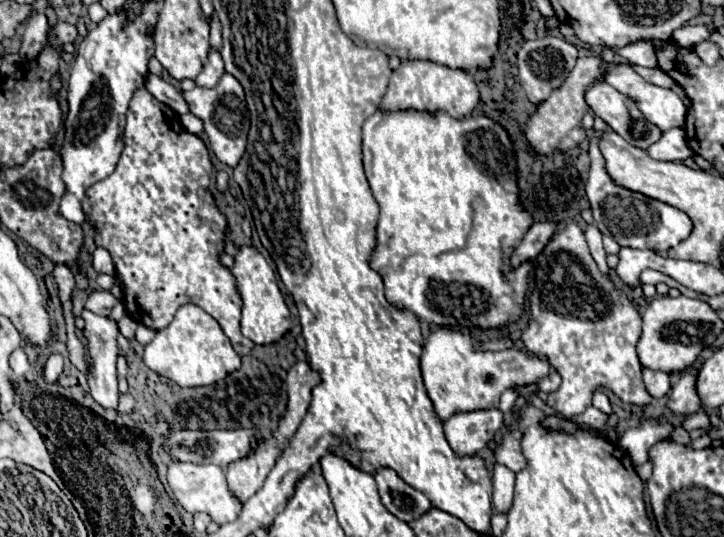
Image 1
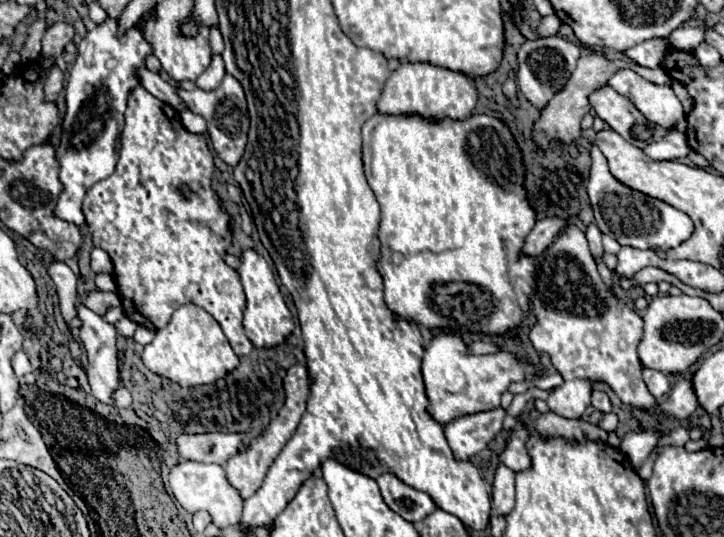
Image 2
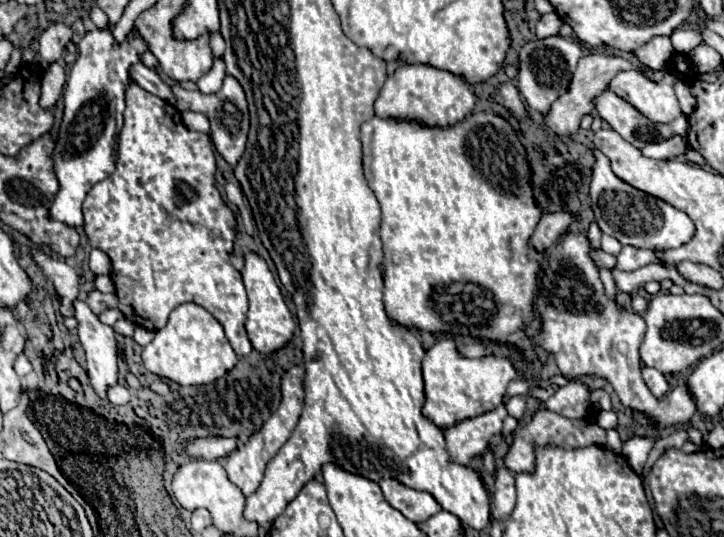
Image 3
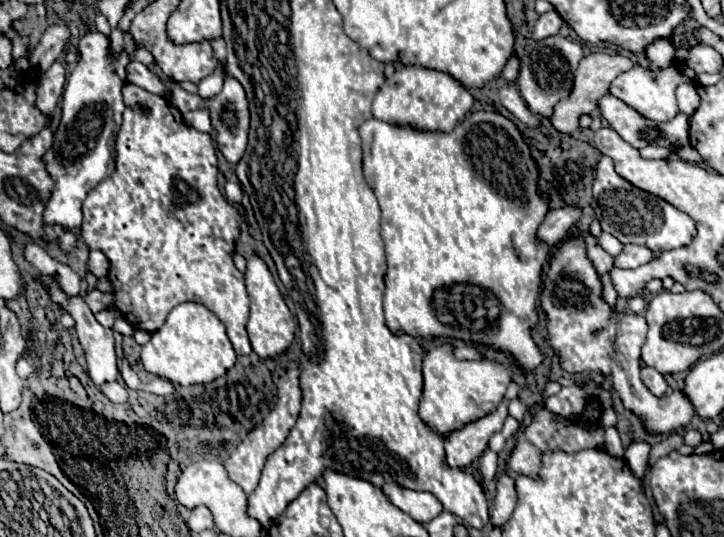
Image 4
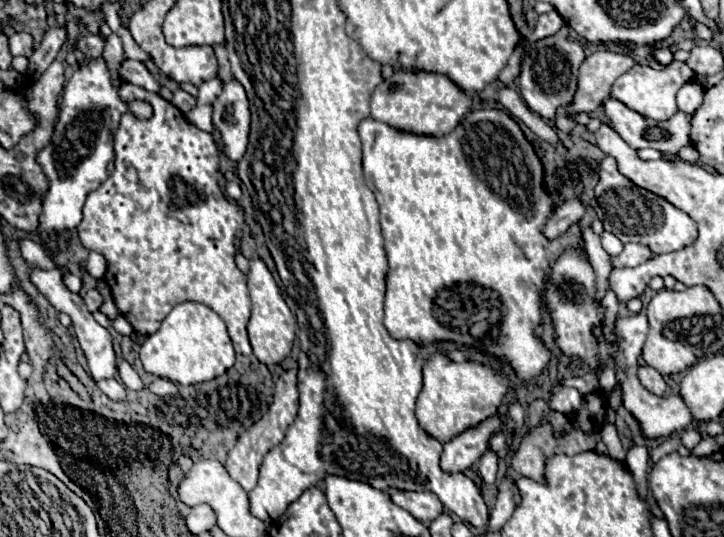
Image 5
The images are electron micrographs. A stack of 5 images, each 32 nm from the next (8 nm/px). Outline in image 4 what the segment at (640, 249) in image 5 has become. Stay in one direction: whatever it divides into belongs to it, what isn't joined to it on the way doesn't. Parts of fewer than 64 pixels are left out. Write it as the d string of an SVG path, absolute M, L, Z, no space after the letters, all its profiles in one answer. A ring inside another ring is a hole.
M626 244L624 250L616 258L616 266L618 268L638 268L650 260L654 260L654 254L648 248Z

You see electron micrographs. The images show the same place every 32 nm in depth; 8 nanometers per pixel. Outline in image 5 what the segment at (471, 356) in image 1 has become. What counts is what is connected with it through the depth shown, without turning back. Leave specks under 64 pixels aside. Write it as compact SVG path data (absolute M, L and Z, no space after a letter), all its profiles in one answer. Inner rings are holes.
M438 350L424 362L424 386L416 402L418 422L430 436L446 442L462 430L492 416L504 398L506 388L506 374L496 372L492 366L480 362L454 362L446 352Z

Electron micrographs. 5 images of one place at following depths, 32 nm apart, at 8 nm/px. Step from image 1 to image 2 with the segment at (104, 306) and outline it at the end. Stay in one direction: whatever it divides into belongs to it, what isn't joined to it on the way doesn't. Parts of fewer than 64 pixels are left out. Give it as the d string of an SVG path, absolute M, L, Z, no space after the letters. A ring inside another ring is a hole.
M94 290L88 294L84 306L90 308L92 312L103 316L112 307L120 305L120 299L114 292L100 292L100 290Z

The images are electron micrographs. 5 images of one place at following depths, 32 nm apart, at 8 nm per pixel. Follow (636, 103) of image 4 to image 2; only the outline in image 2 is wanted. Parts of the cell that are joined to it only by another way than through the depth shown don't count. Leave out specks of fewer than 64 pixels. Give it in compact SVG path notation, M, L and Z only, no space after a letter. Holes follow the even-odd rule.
M620 68L612 74L608 84L620 94L628 96L650 122L660 124L666 130L674 128L676 122L686 116L682 102L676 98L670 86L656 86L630 68Z

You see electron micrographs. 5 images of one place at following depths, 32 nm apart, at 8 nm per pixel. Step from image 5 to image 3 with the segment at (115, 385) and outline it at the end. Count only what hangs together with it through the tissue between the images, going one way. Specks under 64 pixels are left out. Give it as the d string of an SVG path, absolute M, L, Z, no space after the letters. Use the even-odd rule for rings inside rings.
M116 384L114 388L108 390L108 398L110 398L110 402L112 402L114 406L124 406L124 404L130 402L130 392L128 392L126 386Z

